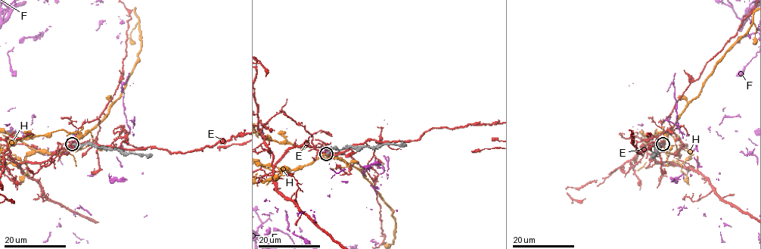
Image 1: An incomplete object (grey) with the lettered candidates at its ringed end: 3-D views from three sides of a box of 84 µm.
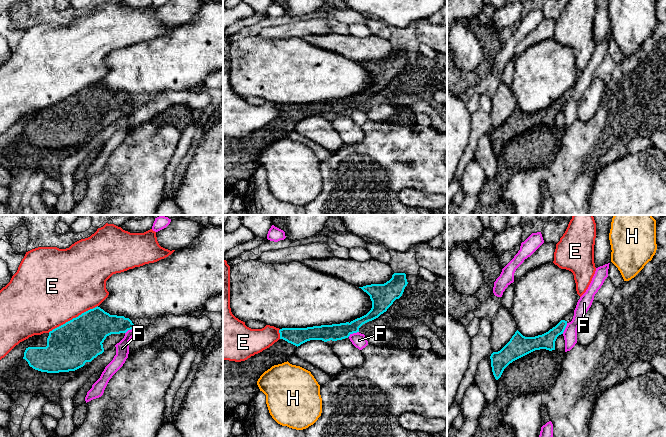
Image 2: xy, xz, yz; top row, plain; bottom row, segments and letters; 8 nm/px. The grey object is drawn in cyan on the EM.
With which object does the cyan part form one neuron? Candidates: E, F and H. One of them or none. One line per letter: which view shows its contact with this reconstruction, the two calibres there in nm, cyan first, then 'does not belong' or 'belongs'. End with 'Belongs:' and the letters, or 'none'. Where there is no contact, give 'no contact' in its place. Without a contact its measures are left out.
E: contact in xy; calibres 360 and 500 nm; does not belong
F: contact in xz; calibres 140 and 120 nm; does not belong
H: no contact; does not belong
Belongs: none

